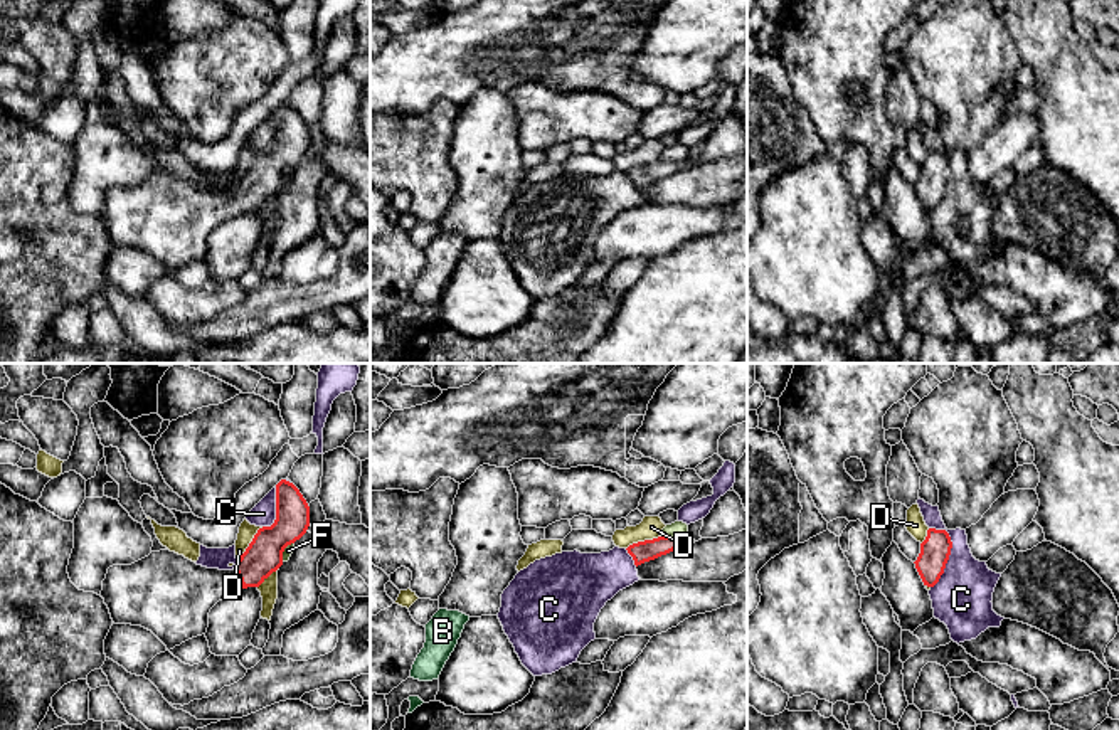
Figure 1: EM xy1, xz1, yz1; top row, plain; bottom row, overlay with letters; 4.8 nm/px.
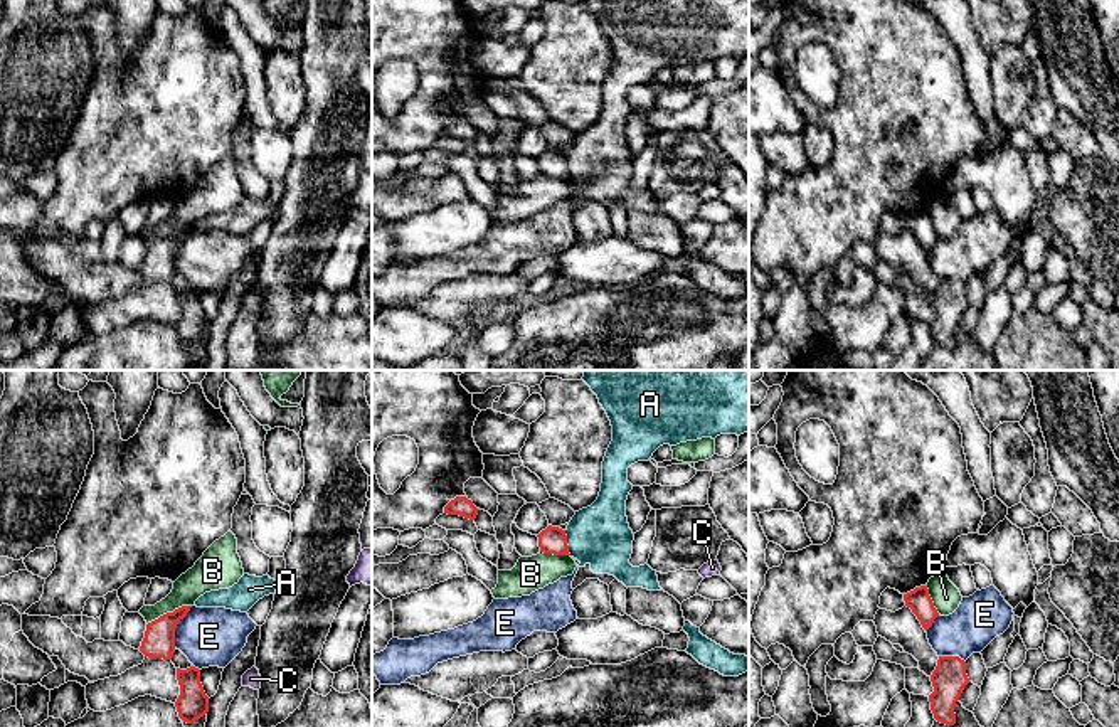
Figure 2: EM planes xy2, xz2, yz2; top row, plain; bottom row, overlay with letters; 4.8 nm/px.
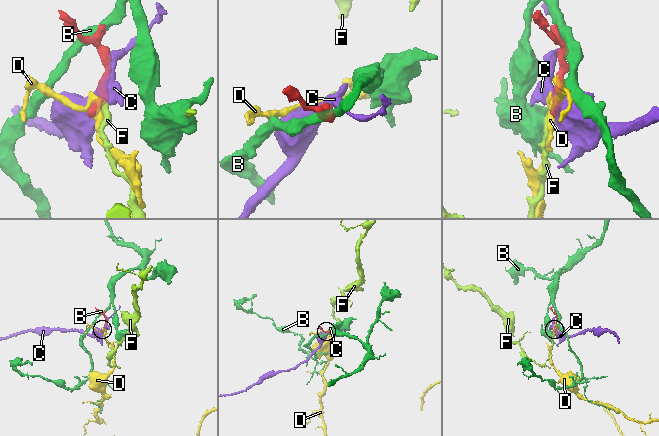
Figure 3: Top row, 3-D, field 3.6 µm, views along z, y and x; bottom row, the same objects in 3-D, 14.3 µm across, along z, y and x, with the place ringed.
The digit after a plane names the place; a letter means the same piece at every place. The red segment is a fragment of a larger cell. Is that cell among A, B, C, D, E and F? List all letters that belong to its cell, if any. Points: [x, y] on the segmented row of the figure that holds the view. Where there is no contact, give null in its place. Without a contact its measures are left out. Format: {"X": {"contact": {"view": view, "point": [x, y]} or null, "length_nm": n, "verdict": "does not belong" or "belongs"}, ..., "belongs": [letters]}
{"A": {"contact": {"view": "xz2", "point": [566, 542]}, "length_nm": 120, "verdict": "does not belong"}, "B": {"contact": {"view": "xy2", "point": [169, 613]}, "length_nm": 240, "verdict": "does not belong"}, "C": {"contact": {"view": "yz1", "point": [949, 554]}, "length_nm": 300, "verdict": "does not belong"}, "D": {"contact": {"view": "xy1", "point": [249, 544]}, "length_nm": 200, "verdict": "does not belong"}, "E": {"contact": {"view": "xy2", "point": [175, 625]}, "length_nm": 220, "verdict": "does not belong"}, "F": {"contact": {"view": "xz1", "point": [672, 539]}, "length_nm": 100, "verdict": "does not belong"}, "belongs": []}

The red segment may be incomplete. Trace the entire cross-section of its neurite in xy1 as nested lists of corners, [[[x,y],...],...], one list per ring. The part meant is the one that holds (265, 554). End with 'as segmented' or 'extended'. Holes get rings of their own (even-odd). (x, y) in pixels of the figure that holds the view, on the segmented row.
[[[281,479],[276,484],[276,520],[254,535],[232,570],[207,569],[170,550],[151,552],[131,565],[113,565],[103,580],[101,597],[114,624],[141,626],[151,631],[167,649],[202,636],[209,612],[222,599],[247,587],[259,587],[283,565],[283,552],[300,540],[310,526],[310,506],[300,489]]] | extended

